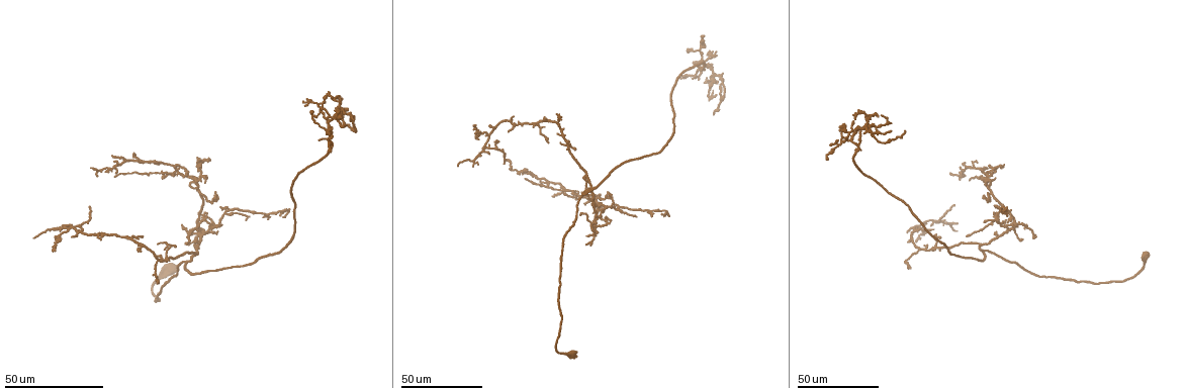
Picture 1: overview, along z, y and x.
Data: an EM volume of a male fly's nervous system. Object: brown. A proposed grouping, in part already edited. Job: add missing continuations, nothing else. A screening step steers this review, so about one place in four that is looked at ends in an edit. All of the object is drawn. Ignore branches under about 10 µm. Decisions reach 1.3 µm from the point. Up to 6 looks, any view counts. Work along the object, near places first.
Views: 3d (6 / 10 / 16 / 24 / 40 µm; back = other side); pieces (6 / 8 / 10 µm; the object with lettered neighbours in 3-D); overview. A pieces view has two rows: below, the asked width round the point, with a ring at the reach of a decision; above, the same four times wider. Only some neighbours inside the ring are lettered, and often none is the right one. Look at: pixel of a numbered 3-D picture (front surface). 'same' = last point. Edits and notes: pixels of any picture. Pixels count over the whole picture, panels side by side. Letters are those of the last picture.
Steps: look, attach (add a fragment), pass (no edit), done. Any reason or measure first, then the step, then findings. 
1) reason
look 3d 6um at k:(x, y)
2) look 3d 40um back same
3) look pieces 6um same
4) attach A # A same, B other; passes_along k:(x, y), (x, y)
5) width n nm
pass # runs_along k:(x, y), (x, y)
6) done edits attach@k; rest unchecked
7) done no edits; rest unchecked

end of a long branch
look 3d 24um at 1:(88, 207)

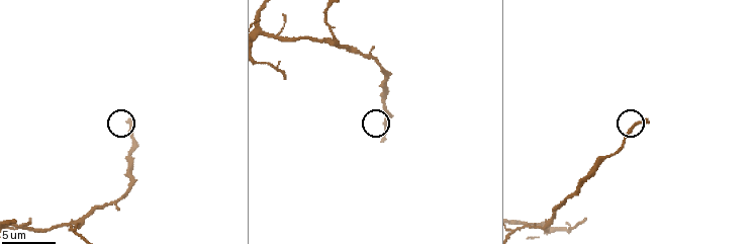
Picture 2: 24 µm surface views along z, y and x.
look 3d 10um at 2:(645, 122)

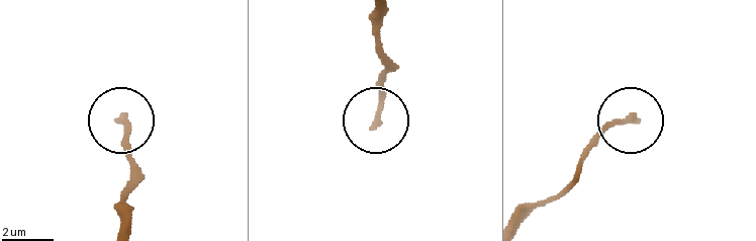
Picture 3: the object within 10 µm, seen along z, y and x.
see the neighbours
look pieces 8um at 3:(373, 124)

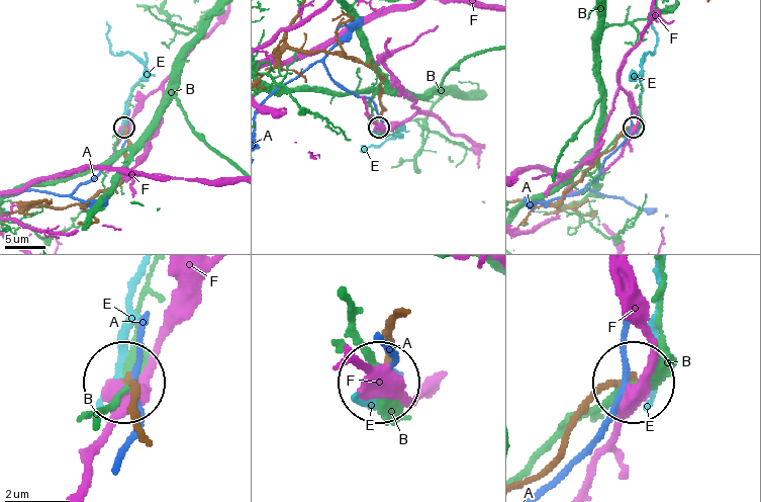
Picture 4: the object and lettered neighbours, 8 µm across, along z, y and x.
attach E # A other, B other, E same, F other; passes_along 4:(141, 419), (133, 387), (117, 381), (135, 272); it goes on there

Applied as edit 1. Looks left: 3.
look overview

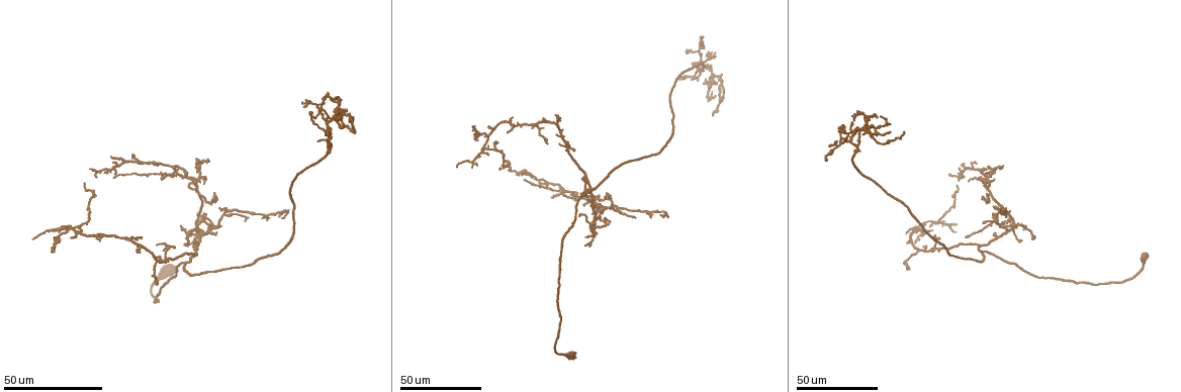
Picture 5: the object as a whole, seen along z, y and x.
look 3d 24um at 5:(70, 236)

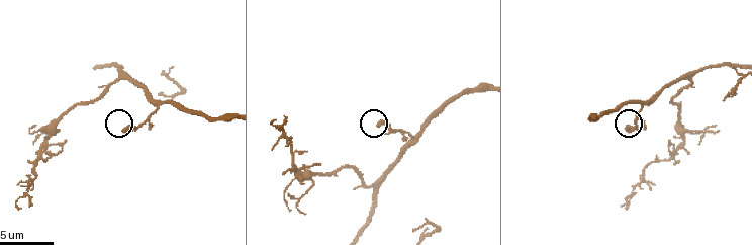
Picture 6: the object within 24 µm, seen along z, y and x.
look pieces 10um at 6:(125, 130)

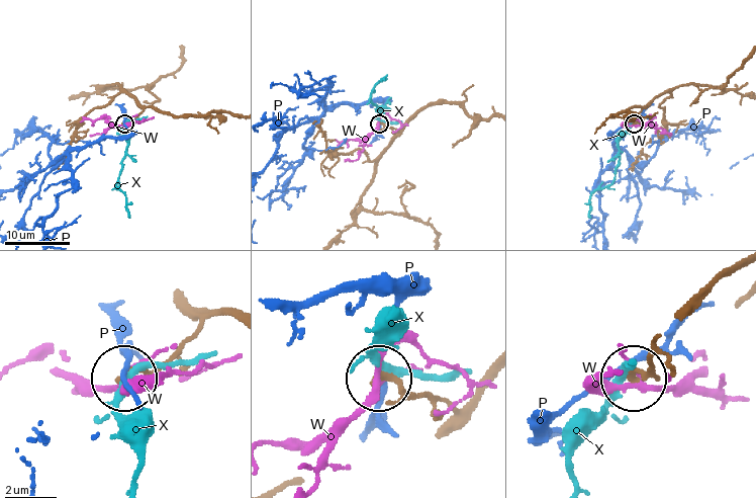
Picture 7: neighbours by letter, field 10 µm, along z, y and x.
pass # P other, W other, X other; none of them fits

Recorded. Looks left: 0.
done edits attach@4; rest unchecked

